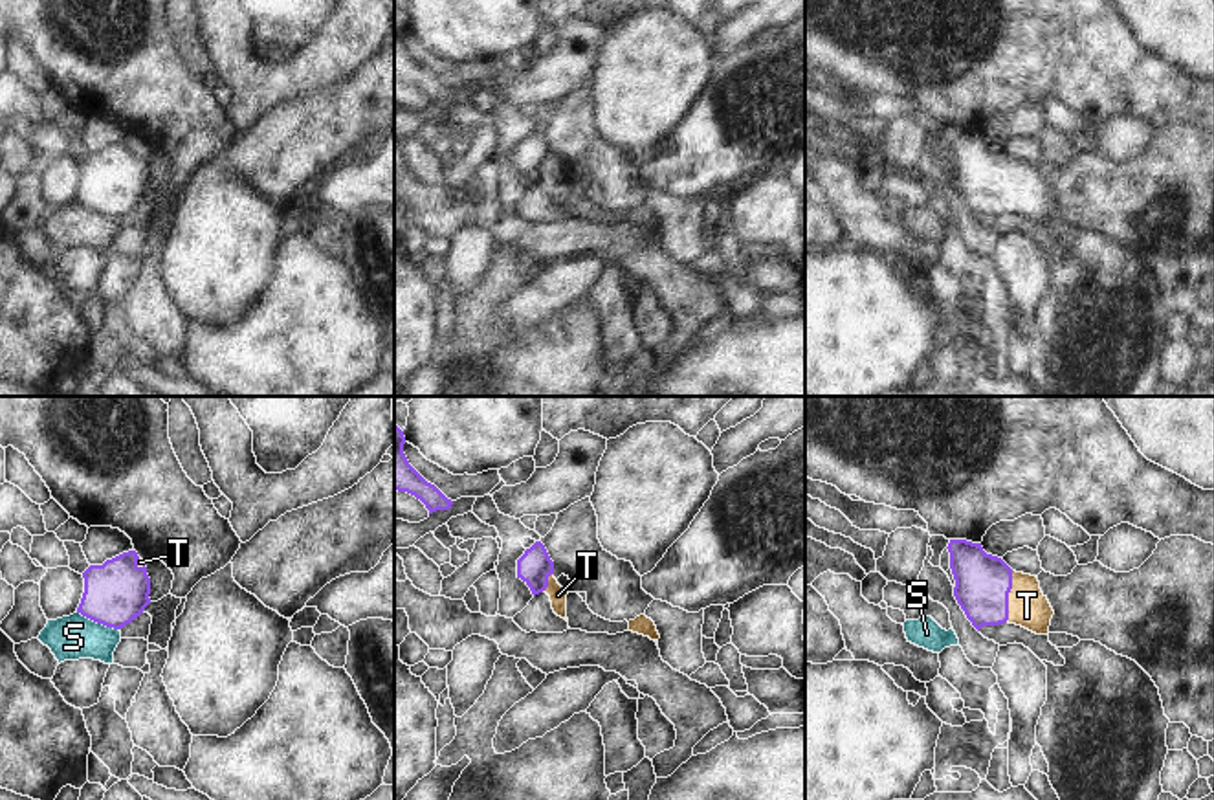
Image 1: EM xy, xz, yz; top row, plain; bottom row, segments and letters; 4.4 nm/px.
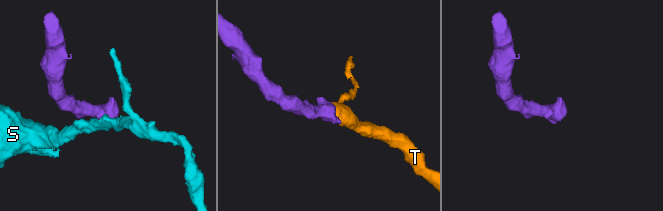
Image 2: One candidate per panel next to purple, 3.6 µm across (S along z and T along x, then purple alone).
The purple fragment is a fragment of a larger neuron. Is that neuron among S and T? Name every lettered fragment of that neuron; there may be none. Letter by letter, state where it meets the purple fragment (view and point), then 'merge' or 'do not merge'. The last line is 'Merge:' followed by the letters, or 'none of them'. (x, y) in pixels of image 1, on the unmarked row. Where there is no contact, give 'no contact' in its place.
S: xy (98, 211) | do not merge
T: yz (1007, 186) | merge
Merge: T

